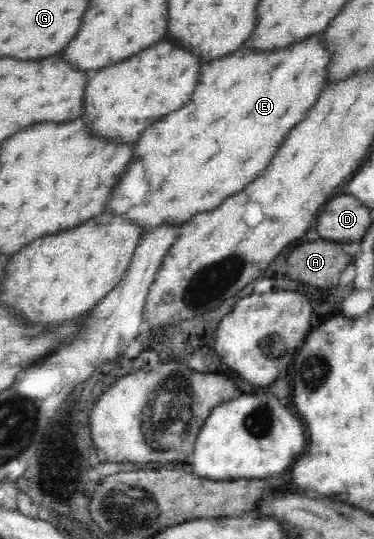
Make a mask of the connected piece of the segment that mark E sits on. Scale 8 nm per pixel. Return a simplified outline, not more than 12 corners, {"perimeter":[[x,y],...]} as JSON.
{"perimeter":[[318,36],[206,62],[108,206],[179,228],[264,174],[326,84]]}

